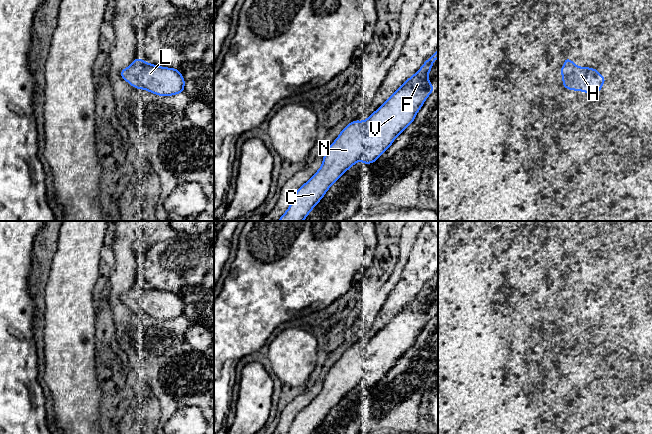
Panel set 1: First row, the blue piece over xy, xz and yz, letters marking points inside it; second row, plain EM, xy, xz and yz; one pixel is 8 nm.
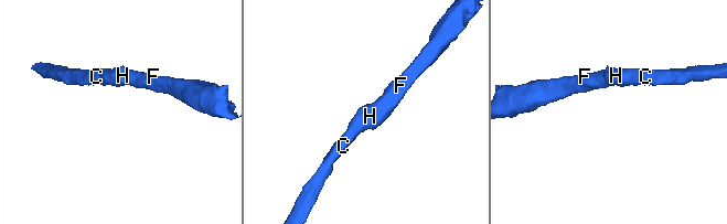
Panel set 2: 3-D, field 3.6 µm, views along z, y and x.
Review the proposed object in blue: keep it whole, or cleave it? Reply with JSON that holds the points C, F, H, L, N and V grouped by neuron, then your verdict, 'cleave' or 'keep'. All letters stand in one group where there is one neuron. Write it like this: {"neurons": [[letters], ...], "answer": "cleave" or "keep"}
{"neurons": [["C", "F", "H", "L", "N", "V"]], "answer": "keep"}

